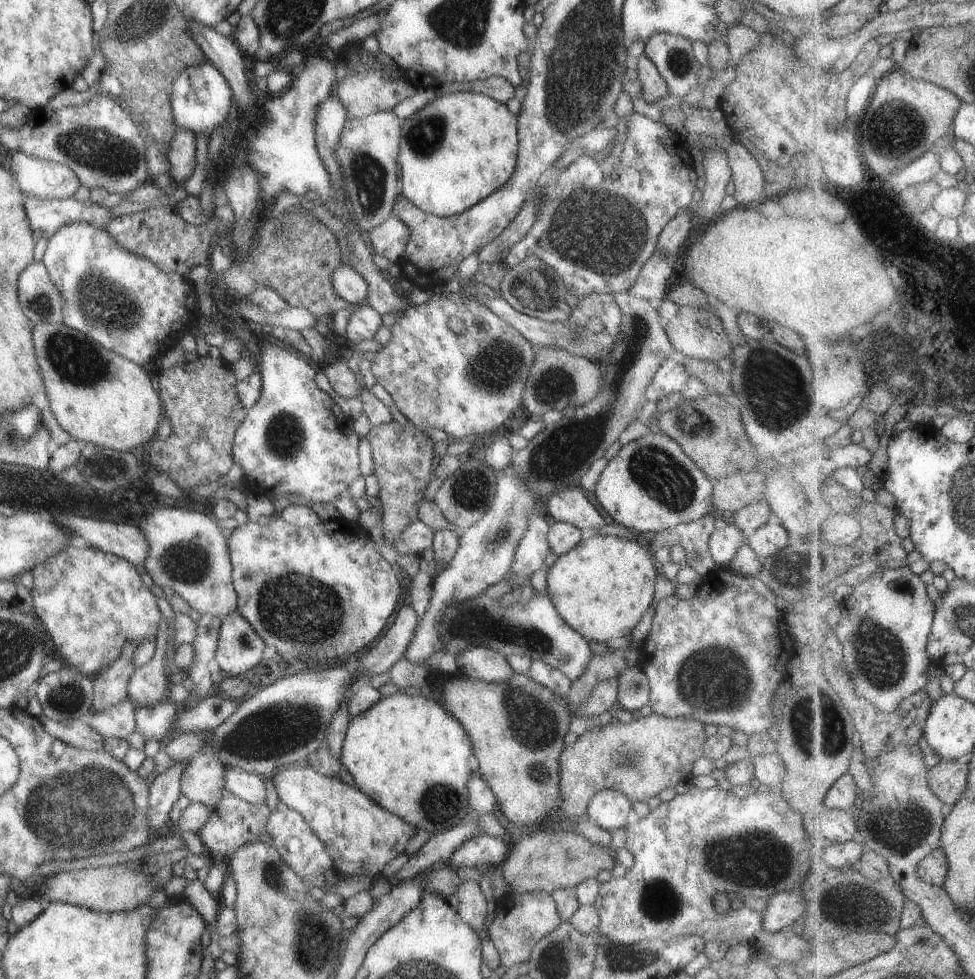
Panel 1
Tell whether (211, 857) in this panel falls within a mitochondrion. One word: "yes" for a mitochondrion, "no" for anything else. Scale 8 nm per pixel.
no

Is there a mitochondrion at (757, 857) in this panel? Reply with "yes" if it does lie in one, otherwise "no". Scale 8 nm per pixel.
yes

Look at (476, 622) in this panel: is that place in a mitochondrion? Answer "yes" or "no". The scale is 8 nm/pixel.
yes

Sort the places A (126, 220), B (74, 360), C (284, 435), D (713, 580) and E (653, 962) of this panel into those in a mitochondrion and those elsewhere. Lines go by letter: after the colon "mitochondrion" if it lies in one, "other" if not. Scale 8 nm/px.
A: other
B: mitochondrion
C: mitochondrion
D: other
E: mitochondrion

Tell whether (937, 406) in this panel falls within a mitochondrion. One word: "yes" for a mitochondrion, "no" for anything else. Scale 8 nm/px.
no

